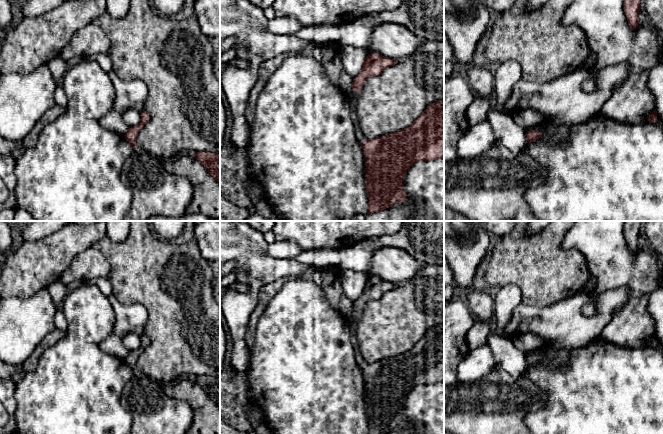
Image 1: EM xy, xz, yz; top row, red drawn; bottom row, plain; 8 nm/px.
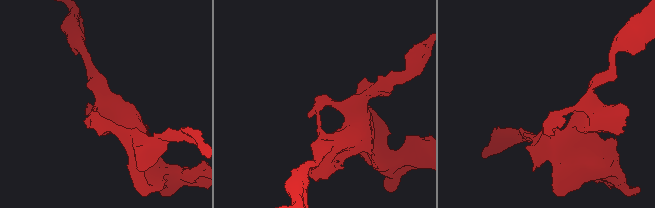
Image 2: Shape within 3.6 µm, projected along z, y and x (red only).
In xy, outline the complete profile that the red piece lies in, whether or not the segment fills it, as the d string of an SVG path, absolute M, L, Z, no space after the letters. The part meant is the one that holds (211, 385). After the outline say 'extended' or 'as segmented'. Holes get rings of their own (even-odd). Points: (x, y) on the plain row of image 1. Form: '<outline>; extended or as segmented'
M203 375L195 376L193 379L220 408L220 378Z; as segmented

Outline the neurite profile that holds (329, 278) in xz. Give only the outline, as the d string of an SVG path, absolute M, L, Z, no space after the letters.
M310 266L306 275L316 279L317 283L324 289L331 307L353 324L356 318L352 313L353 302L346 297L343 291L342 270L336 266Z

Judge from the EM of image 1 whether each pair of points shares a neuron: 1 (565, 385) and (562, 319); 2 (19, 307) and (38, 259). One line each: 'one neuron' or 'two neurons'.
1: two neurons
2: two neurons

